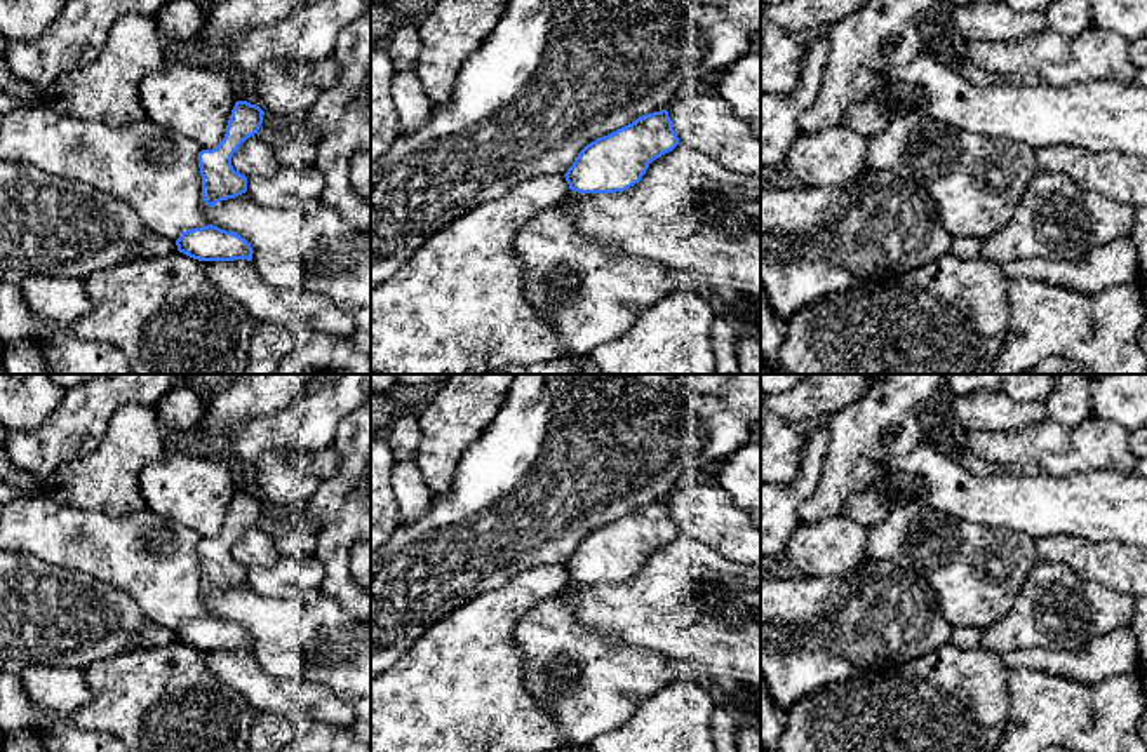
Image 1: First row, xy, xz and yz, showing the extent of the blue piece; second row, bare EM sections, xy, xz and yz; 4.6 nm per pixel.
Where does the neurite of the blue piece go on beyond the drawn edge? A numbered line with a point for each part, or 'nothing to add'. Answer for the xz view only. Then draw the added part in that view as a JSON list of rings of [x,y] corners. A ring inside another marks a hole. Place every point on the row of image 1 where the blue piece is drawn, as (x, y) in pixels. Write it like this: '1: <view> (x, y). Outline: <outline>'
nothing to add

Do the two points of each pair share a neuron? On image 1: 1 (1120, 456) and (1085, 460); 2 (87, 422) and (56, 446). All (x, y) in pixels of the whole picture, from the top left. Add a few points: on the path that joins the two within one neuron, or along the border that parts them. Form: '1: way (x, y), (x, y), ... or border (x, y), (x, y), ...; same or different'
1: way (1111, 456), (1093, 456); same
2: way (80, 427), (68, 439), (63, 439); same

